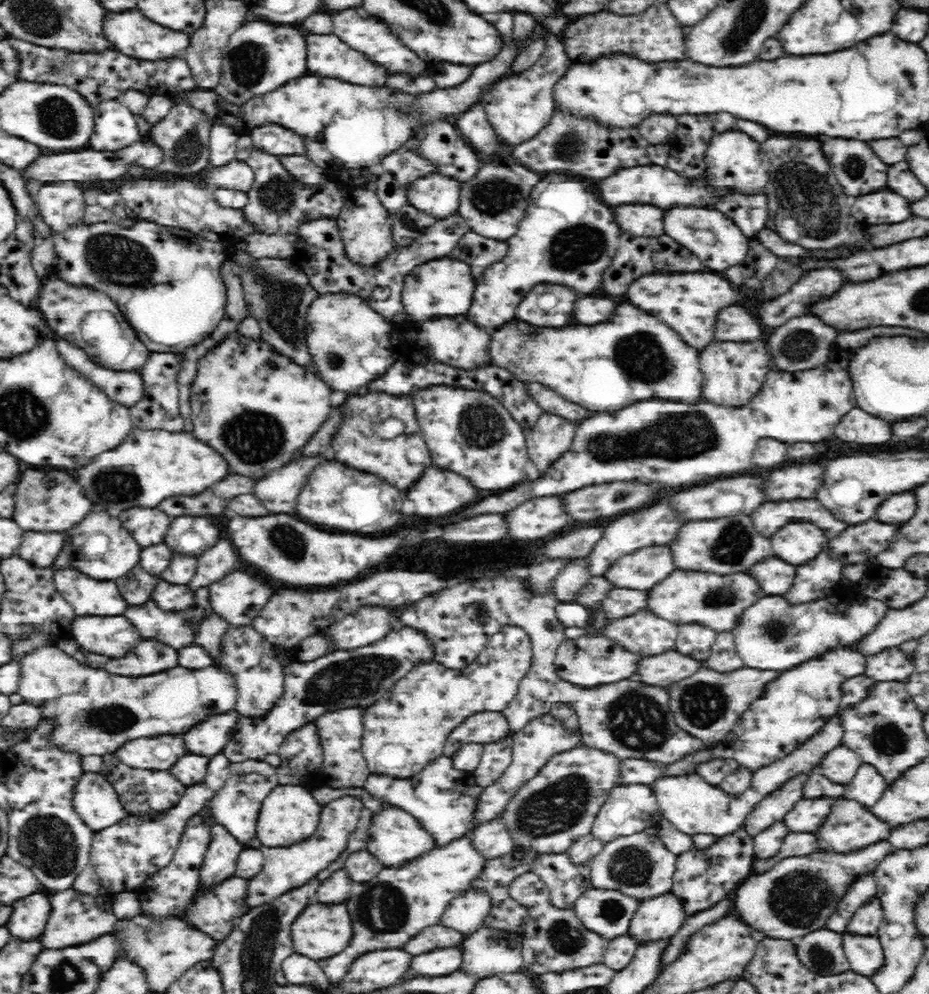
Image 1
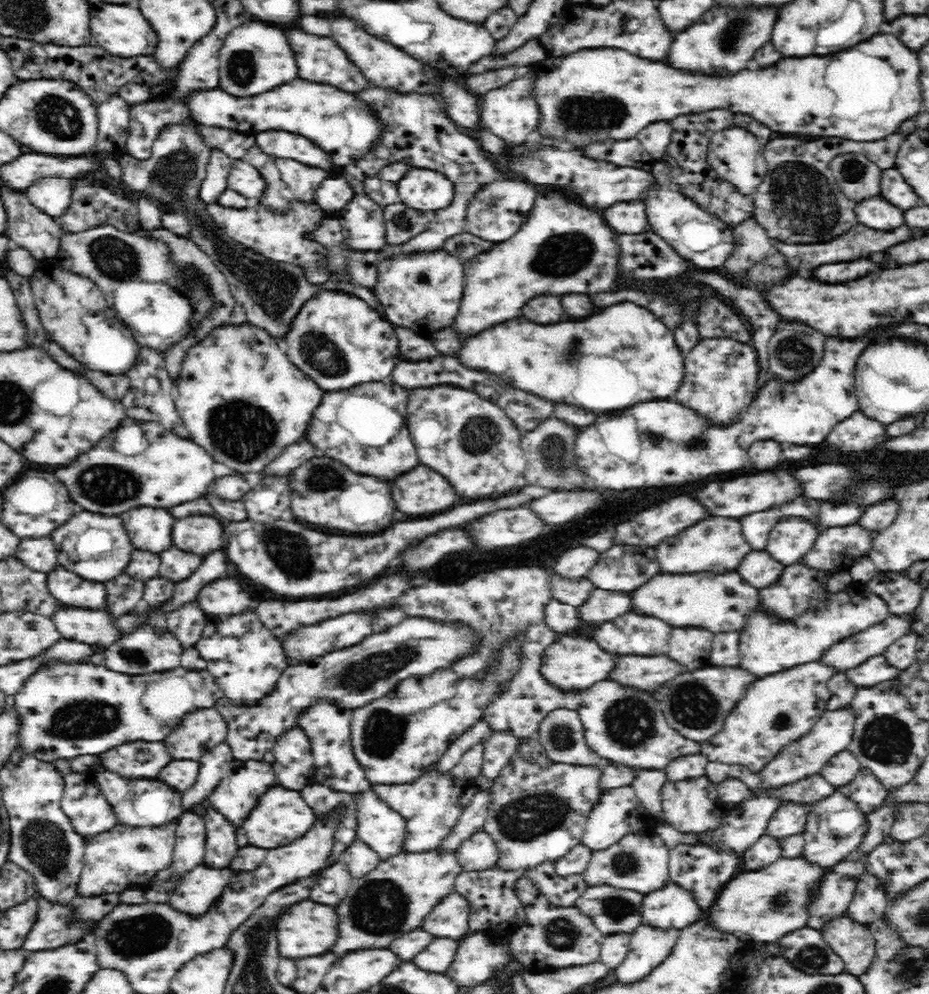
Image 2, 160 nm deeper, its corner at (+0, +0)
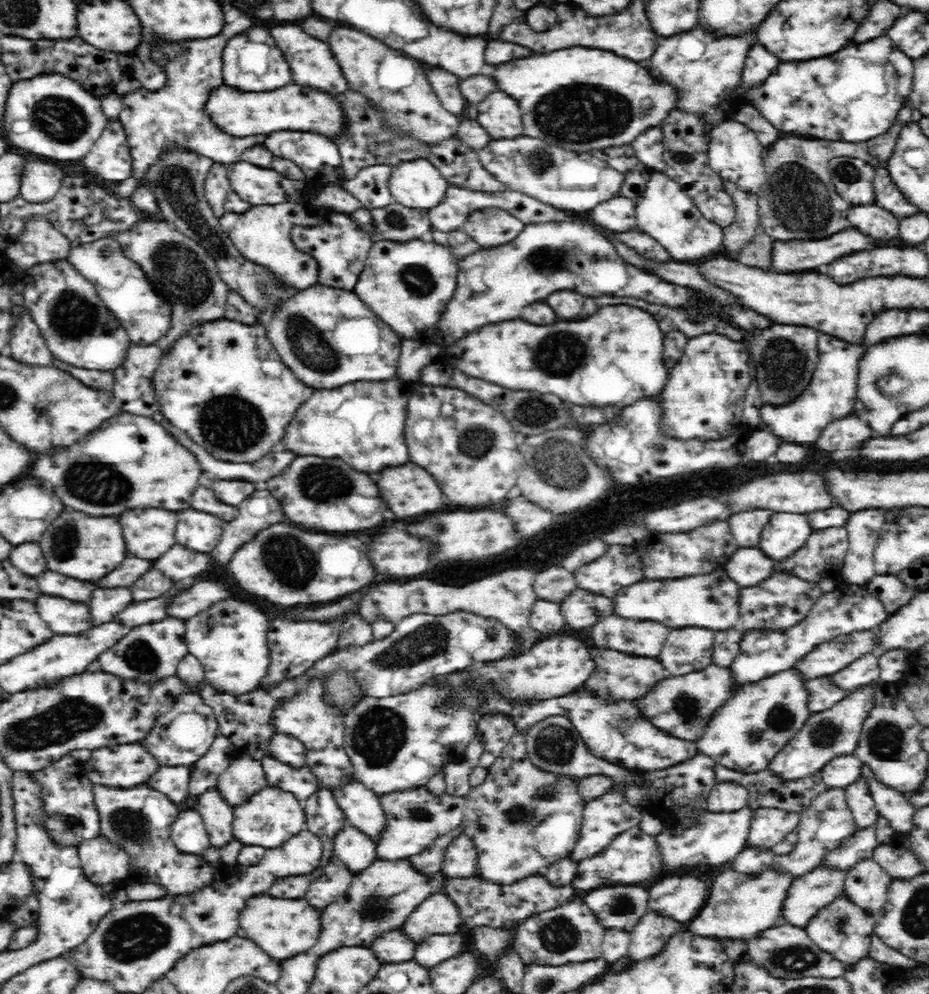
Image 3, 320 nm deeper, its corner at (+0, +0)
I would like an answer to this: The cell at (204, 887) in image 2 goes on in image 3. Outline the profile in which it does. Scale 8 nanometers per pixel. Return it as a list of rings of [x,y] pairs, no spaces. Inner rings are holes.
[[[147,783],[133,787],[93,784],[93,792],[101,817],[99,834],[118,843],[136,859],[138,868],[134,874],[139,874],[139,869],[144,868],[144,874],[134,876],[135,882],[154,882],[163,886],[166,894],[180,897],[192,896],[206,886],[212,886],[212,880],[216,878],[216,864],[202,856],[188,854],[186,858],[171,842],[170,830],[181,814],[178,803],[150,788]]]

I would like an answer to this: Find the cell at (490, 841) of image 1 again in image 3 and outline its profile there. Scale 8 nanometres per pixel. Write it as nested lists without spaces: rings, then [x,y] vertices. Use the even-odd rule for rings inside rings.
[[[460,836],[446,850],[442,869],[448,878],[468,878],[477,875],[479,849],[470,836]]]

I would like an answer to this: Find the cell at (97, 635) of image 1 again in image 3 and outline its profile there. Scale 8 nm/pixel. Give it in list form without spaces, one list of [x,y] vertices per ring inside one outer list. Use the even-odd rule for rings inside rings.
[[[42,594],[35,602],[41,620],[58,635],[76,635],[92,630],[92,614],[86,604]]]

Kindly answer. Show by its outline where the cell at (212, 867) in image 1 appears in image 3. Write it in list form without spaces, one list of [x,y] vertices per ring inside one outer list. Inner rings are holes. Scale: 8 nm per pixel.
[[[208,790],[208,794],[202,794],[198,798],[198,810],[204,818],[204,826],[214,850],[222,850],[224,844],[230,844],[234,840],[232,808],[228,808],[216,790]]]

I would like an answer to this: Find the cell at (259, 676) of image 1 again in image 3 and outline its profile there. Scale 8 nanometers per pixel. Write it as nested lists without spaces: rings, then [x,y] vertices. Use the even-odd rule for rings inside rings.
[[[218,602],[204,614],[185,620],[185,641],[188,652],[202,662],[205,686],[212,686],[230,696],[260,690],[272,666],[268,645],[268,618],[248,602]]]

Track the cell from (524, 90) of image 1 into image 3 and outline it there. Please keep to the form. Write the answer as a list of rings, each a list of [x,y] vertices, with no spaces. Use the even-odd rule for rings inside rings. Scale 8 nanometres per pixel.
[[[492,92],[478,104],[477,121],[492,139],[514,140],[524,135],[520,103],[504,92]]]

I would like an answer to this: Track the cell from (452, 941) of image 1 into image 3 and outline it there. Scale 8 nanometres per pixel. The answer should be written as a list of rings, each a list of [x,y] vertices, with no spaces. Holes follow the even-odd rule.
[[[394,930],[384,934],[370,948],[380,956],[380,961],[398,963],[414,958],[417,943],[408,934]]]

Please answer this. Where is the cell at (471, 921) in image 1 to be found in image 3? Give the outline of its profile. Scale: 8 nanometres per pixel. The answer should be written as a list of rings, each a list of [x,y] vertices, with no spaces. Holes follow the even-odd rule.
[[[444,892],[432,894],[411,916],[404,924],[404,932],[416,942],[432,935],[462,932],[458,905]]]

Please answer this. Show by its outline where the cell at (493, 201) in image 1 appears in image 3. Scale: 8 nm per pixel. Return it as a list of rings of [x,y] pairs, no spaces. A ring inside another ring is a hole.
[[[496,206],[476,210],[464,224],[464,232],[472,236],[474,241],[480,242],[484,248],[500,246],[502,242],[512,242],[522,230],[524,224],[518,217]]]

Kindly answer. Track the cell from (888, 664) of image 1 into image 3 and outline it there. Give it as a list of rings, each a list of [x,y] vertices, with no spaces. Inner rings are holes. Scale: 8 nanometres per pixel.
[[[870,653],[855,660],[848,668],[832,674],[831,680],[840,688],[850,692],[866,686],[875,686],[881,682],[879,657],[877,653]]]

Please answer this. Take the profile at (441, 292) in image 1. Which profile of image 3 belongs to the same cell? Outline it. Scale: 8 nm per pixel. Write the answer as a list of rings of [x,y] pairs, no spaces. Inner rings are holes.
[[[374,240],[371,244],[364,270],[355,284],[354,293],[363,299],[372,312],[399,336],[424,338],[426,330],[434,328],[443,320],[448,302],[456,290],[458,262],[448,248],[414,242],[384,242]]]

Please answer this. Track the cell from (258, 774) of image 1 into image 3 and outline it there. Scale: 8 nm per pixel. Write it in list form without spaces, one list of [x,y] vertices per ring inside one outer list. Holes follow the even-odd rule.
[[[236,758],[224,770],[224,774],[220,774],[216,790],[228,806],[238,808],[244,802],[248,802],[254,796],[254,792],[260,792],[266,786],[268,782],[260,762],[252,758]]]

